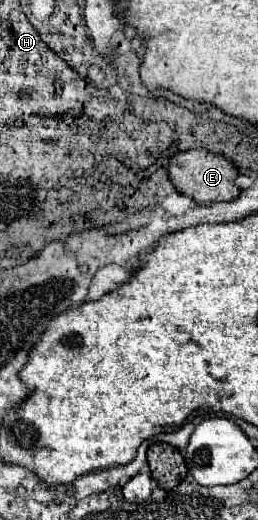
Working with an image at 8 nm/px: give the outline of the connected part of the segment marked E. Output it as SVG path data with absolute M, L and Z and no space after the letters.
M186 150L176 154L170 160L168 166L168 176L170 182L174 184L174 188L190 198L194 198L198 204L212 204L212 202L226 202L226 200L234 200L240 190L234 184L234 178L238 176L236 168L232 166L232 162L228 162L224 156L218 154L210 154L206 150Z

